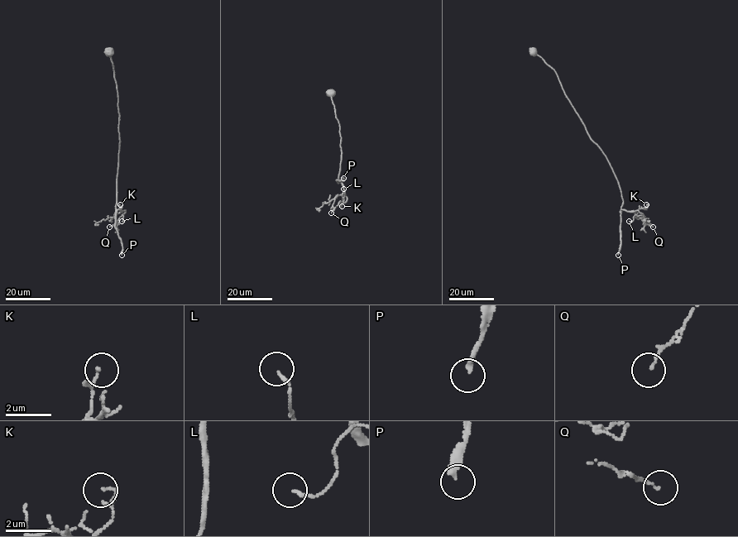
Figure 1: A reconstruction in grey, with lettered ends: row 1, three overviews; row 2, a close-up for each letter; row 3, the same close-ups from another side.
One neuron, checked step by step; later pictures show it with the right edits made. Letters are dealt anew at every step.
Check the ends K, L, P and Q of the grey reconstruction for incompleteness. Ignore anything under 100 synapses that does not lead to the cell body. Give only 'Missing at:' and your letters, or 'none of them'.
Missing at: P

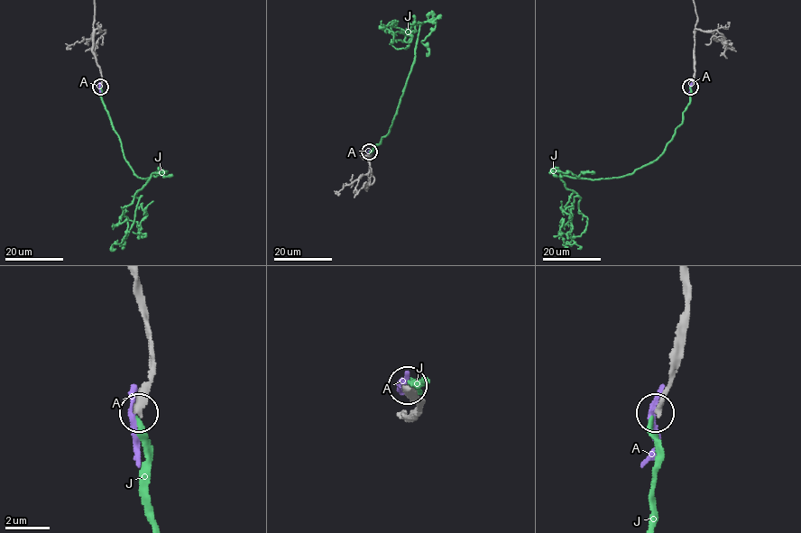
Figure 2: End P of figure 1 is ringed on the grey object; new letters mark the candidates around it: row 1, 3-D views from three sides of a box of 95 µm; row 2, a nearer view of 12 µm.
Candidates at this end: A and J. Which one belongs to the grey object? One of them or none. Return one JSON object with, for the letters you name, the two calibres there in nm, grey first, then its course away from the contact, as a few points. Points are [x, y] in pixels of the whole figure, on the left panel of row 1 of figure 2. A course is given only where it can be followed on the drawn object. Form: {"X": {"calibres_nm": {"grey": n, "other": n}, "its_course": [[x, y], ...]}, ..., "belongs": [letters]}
{"belongs": []}

